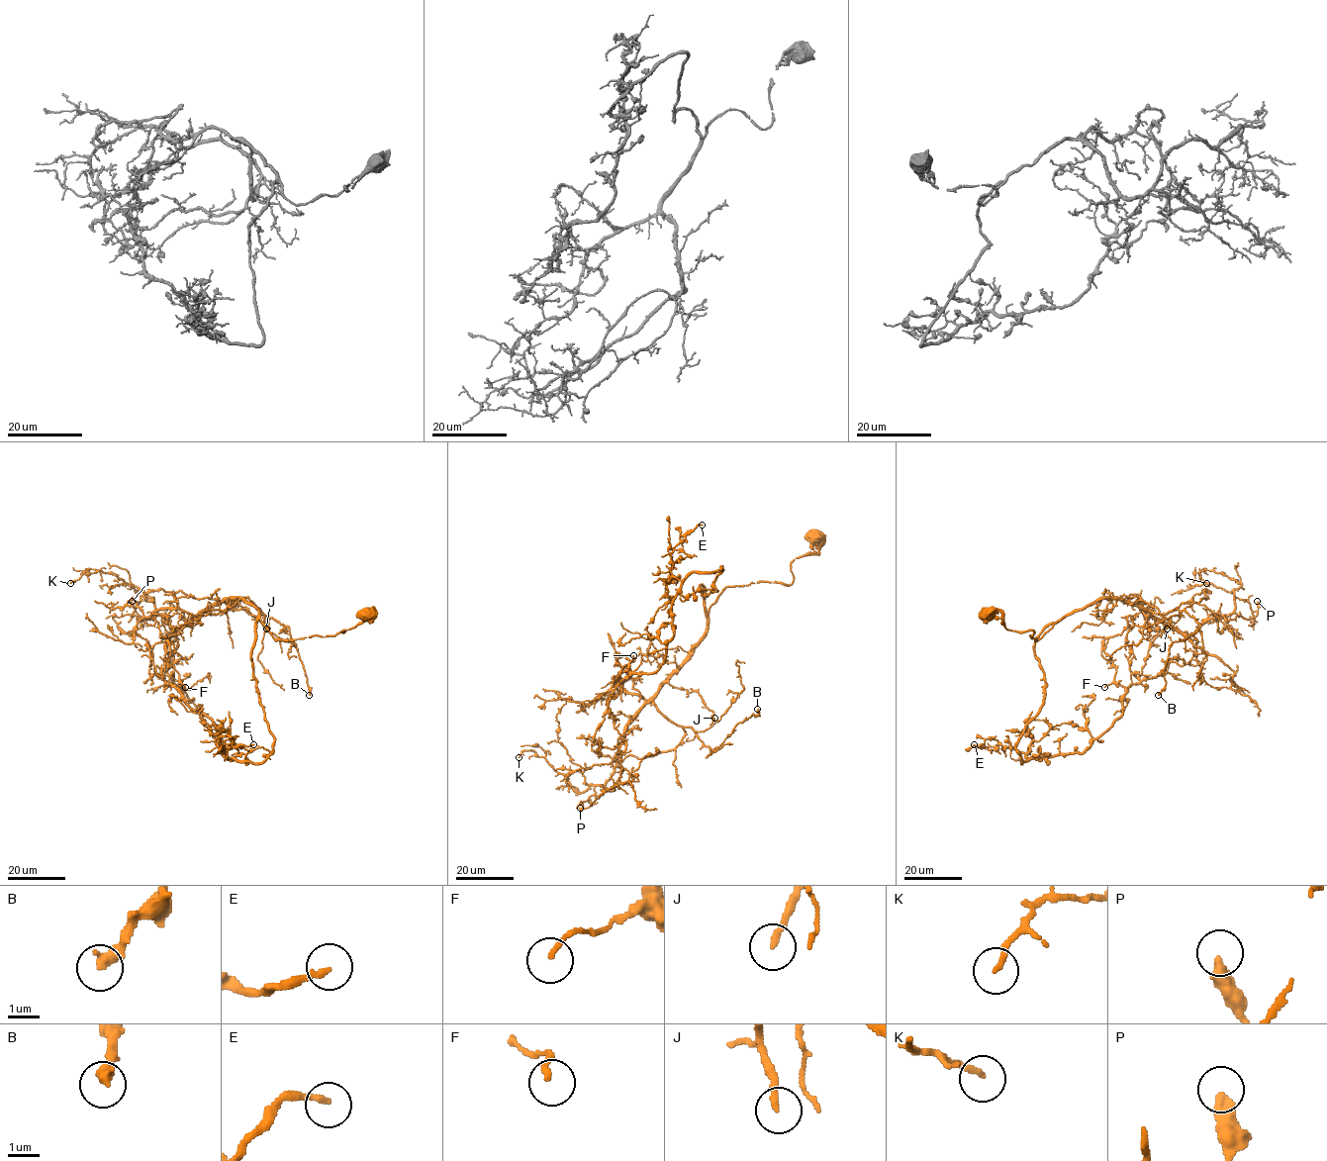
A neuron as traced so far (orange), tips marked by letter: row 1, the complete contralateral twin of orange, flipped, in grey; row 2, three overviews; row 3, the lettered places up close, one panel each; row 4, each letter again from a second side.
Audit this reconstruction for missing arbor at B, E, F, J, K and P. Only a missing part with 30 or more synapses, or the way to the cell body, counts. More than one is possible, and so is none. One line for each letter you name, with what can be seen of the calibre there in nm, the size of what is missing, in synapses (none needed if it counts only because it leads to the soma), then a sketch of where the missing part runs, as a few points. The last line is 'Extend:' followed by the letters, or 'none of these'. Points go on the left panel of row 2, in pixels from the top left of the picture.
Extend: none of these

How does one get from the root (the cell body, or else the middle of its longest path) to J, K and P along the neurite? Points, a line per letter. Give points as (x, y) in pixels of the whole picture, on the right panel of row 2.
J: (987, 612), (1038, 639), (1097, 600), (1140, 598), (1167, 628)
K: (987, 612), (1038, 639), (1065, 616), (1125, 598), (1191, 634), (1227, 618), (1241, 585), (1202, 569), (1206, 583)
P: (987, 612), (1038, 639), (1100, 599), (1125, 598), (1186, 634), (1233, 613), (1252, 619), (1257, 601)

